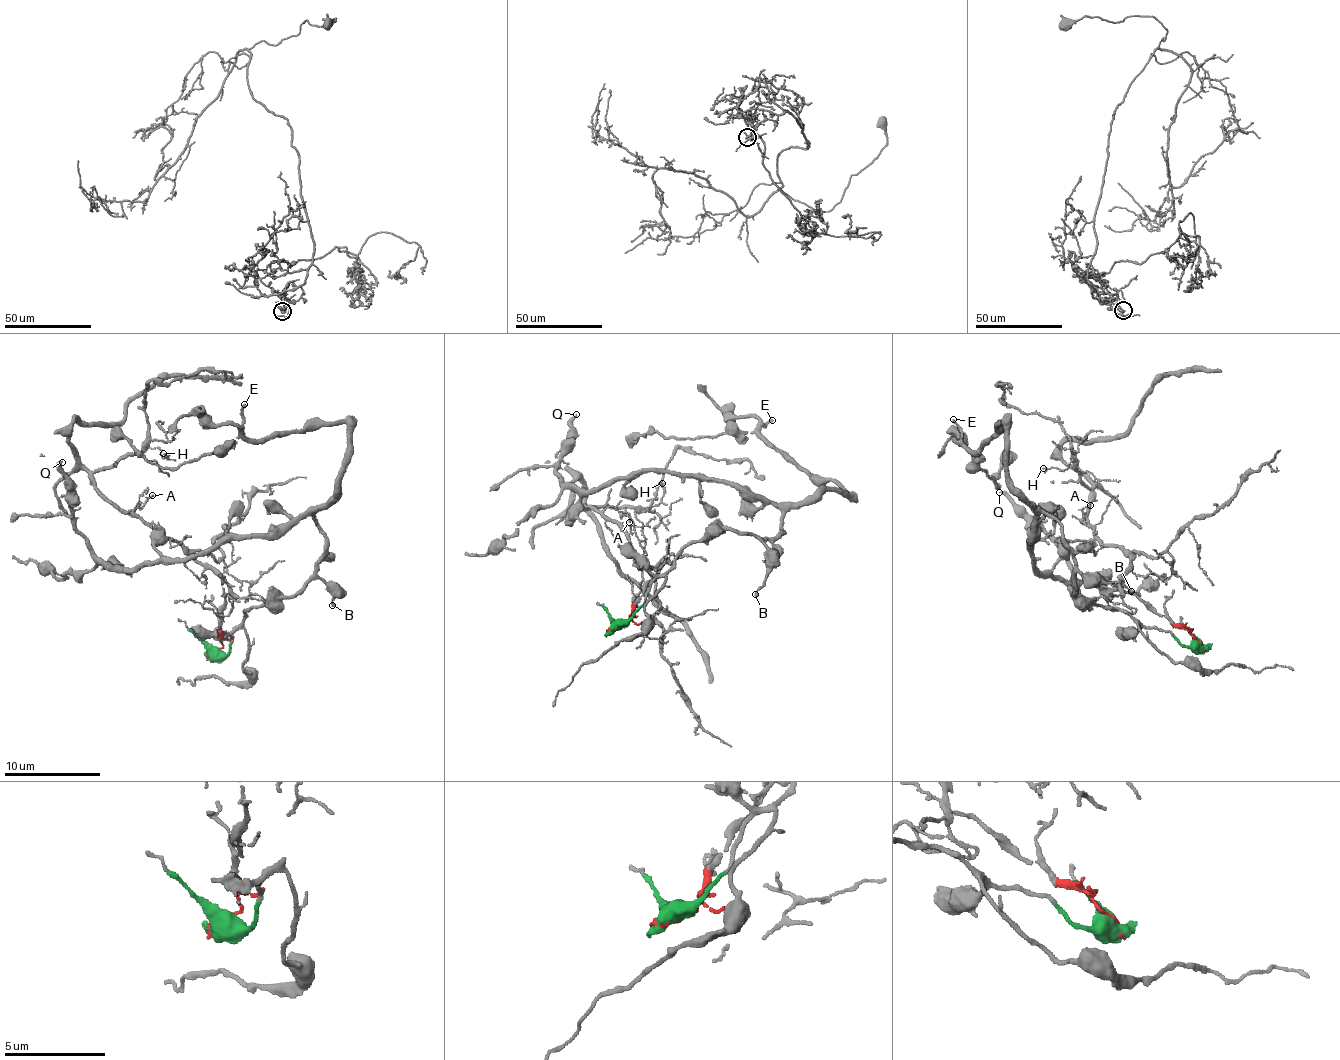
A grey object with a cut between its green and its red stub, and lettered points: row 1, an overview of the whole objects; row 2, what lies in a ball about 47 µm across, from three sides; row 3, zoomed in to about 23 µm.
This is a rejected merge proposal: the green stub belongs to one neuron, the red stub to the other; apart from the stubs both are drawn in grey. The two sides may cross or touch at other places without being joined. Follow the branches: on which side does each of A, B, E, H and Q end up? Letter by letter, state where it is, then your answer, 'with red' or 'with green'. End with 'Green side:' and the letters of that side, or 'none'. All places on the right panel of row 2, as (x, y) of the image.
A: (1090, 505) | with red
B: (1131, 591) | with green
E: (953, 419) | with green
H: (1043, 468) | with red
Q: (999, 492) | with green
Green side: B, E, Q

